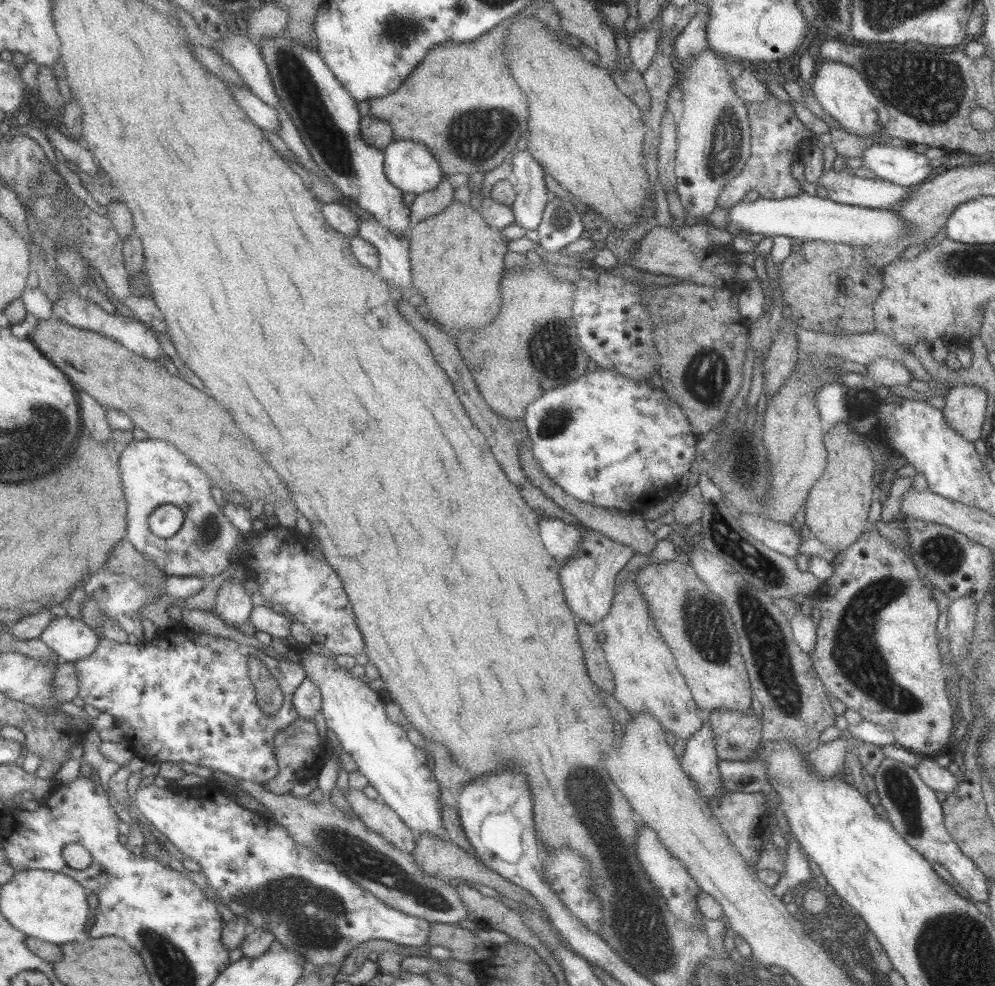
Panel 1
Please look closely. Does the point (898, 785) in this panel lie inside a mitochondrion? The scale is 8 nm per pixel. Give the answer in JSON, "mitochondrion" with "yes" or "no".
{"mitochondrion":"yes"}

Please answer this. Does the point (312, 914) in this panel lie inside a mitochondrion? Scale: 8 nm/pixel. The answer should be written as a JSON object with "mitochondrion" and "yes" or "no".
{"mitochondrion":"yes"}

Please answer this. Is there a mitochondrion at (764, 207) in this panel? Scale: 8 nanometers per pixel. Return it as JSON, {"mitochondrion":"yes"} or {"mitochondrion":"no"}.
{"mitochondrion":"no"}

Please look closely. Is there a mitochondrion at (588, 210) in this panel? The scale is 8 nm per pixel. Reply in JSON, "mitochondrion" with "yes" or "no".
{"mitochondrion":"no"}

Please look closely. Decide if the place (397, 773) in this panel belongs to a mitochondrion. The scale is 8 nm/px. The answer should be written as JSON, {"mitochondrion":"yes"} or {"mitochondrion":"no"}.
{"mitochondrion":"no"}

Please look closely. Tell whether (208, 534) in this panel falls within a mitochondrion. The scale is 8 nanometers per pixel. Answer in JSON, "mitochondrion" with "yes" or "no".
{"mitochondrion":"yes"}

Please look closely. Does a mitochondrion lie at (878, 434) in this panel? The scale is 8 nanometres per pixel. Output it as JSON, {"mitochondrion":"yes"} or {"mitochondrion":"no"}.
{"mitochondrion":"no"}

